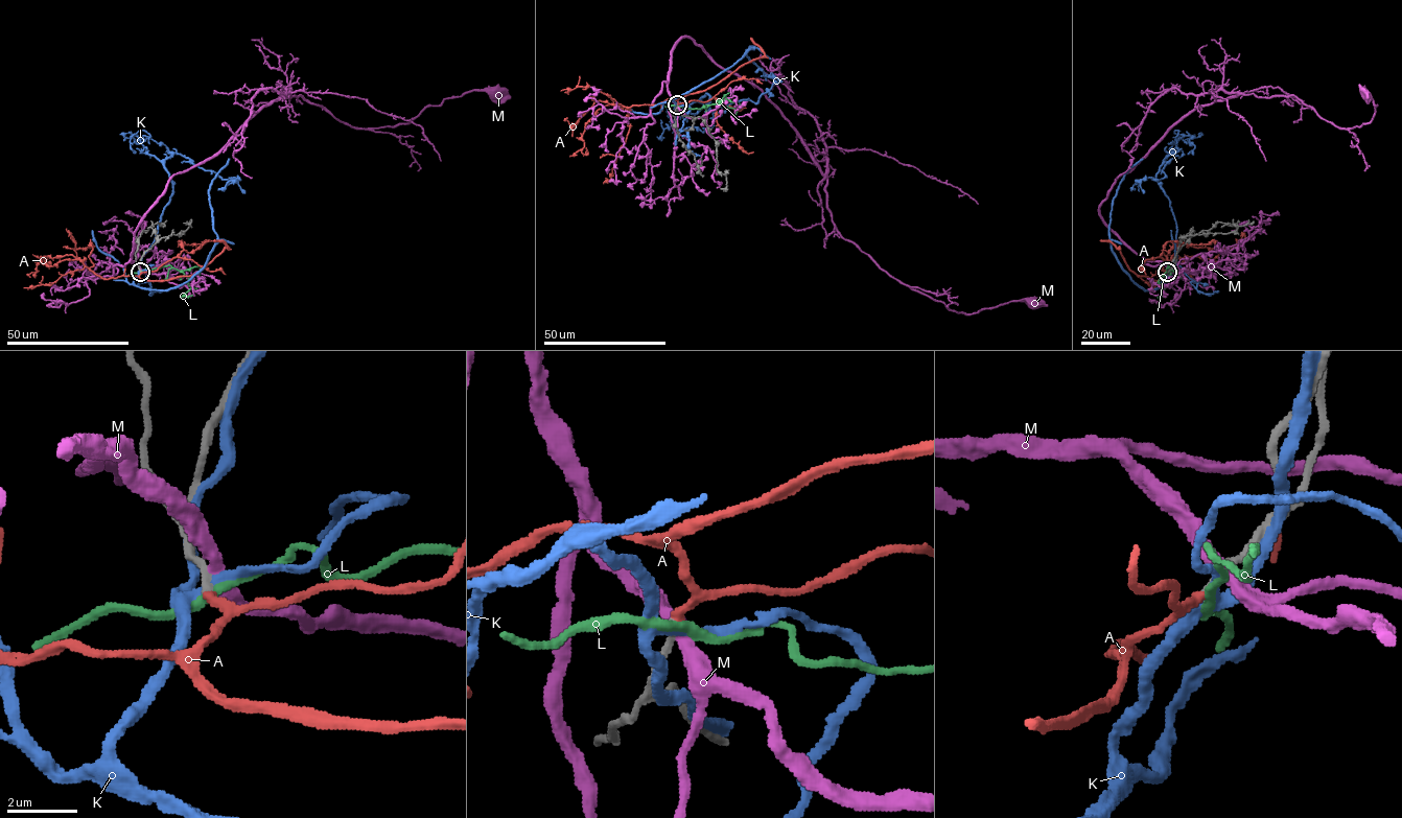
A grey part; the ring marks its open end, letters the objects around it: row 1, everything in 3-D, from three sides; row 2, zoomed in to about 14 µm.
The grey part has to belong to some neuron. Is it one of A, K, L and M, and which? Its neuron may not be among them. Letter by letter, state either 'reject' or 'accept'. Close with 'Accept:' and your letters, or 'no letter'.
A: accept
K: reject
L: reject
M: reject
Accept: A

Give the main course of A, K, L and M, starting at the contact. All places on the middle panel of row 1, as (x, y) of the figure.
A: (677, 106), (675, 99), (668, 98), (626, 109), (629, 133), (610, 178), (603, 183)
K: (677, 106), (695, 114), (706, 94), (701, 99), (719, 112), (756, 102), (773, 79), (755, 72)
L: (677, 106), (703, 108), (718, 104), (725, 96), (727, 99), (721, 100), (729, 92)
M: (677, 106), (671, 51), (688, 37), (779, 110), (826, 179), (836, 231), (892, 276), (966, 313), (1033, 302)

